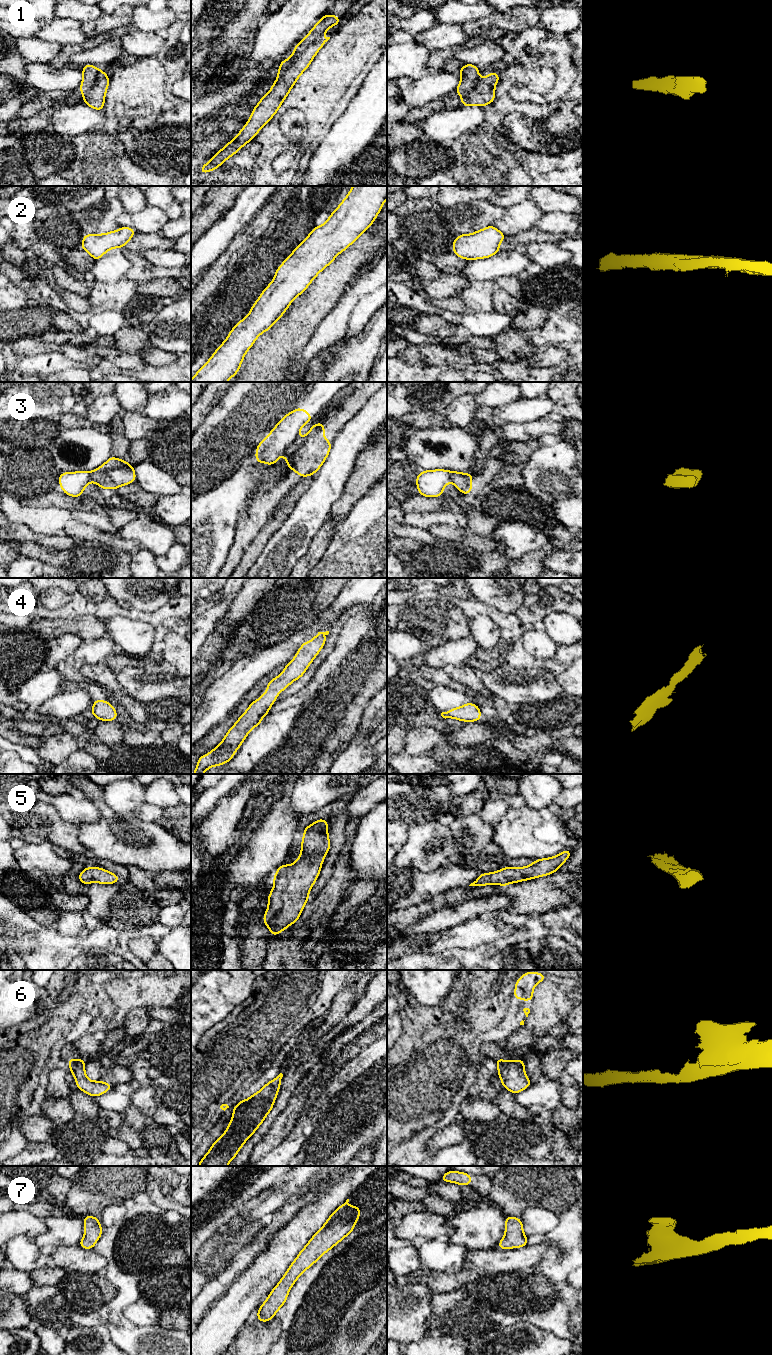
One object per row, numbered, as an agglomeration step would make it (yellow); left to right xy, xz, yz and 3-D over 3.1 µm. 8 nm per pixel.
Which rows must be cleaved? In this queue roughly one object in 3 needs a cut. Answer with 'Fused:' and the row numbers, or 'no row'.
Fused: 1, 3

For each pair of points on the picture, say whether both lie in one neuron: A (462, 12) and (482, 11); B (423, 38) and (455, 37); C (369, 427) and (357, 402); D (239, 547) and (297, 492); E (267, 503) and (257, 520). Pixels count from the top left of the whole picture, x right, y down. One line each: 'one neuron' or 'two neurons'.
A: one neuron
B: one neuron
C: two neurons
D: two neurons
E: one neuron

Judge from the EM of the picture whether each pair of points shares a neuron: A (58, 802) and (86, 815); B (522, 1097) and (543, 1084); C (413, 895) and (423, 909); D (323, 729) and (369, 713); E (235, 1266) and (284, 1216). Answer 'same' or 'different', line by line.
A: same
B: same
C: different
D: different
E: same

